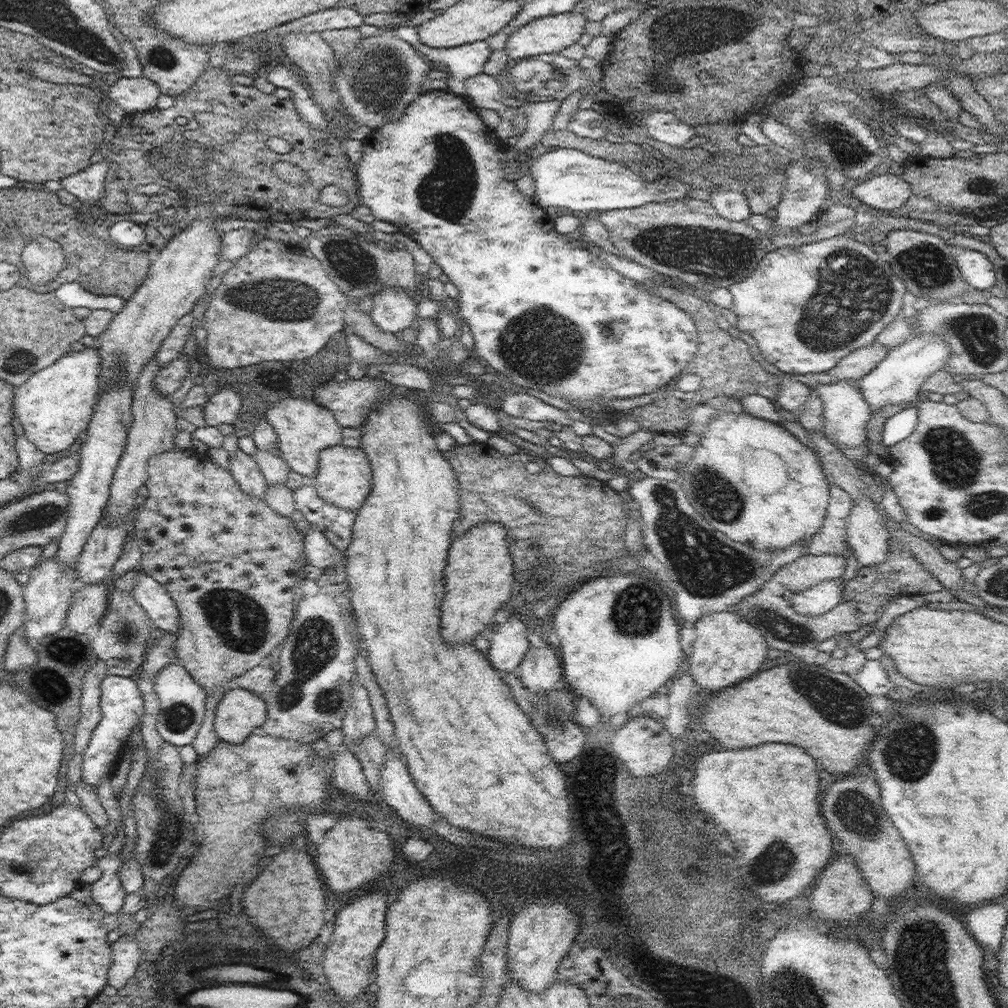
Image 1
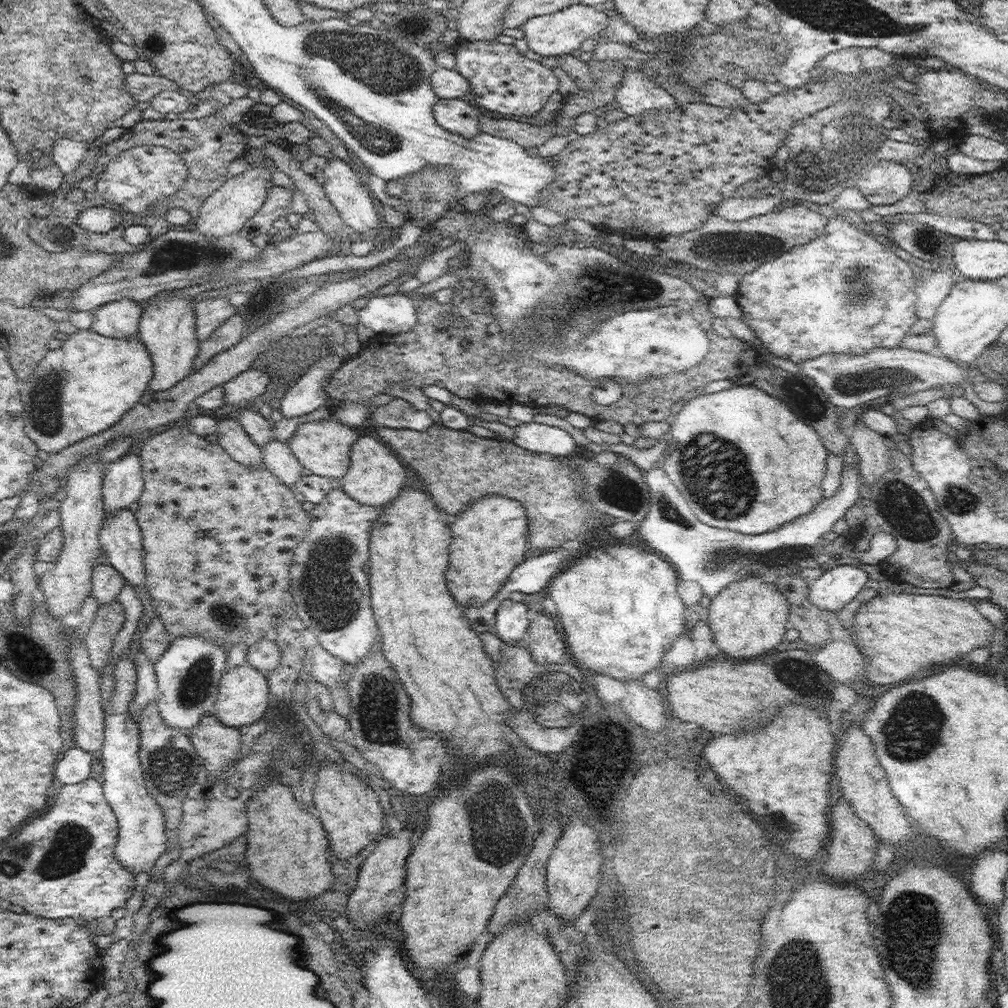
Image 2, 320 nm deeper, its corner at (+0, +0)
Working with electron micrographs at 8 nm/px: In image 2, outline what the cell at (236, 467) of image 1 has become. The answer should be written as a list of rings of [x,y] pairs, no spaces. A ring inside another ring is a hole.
[[[236,415],[222,417],[217,424],[219,445],[236,461],[253,469],[264,469],[261,448],[248,436]]]

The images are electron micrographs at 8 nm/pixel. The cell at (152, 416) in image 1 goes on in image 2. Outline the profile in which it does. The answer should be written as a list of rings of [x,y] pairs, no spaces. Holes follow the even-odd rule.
[[[172,293],[166,299],[150,301],[145,306],[139,322],[138,337],[149,350],[154,365],[154,376],[147,390],[159,391],[172,388],[193,372],[192,365],[199,351],[196,323],[194,298]]]

